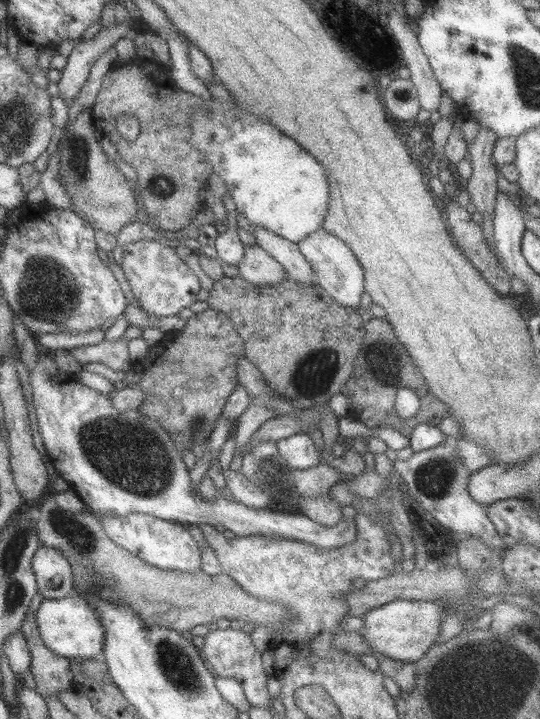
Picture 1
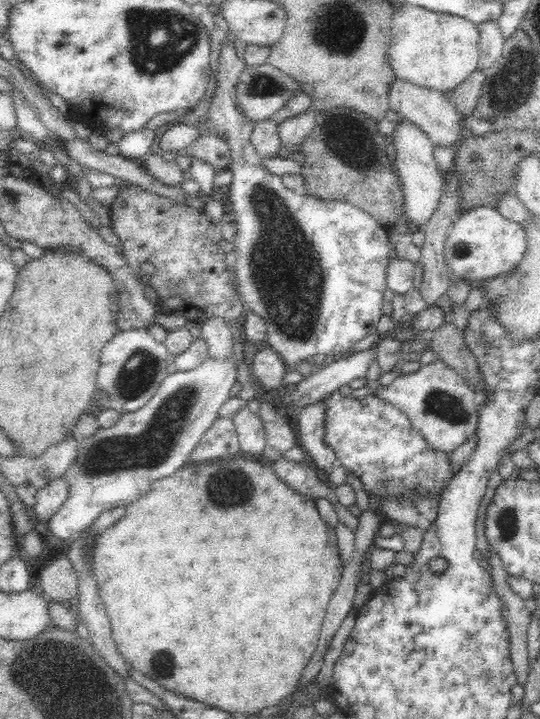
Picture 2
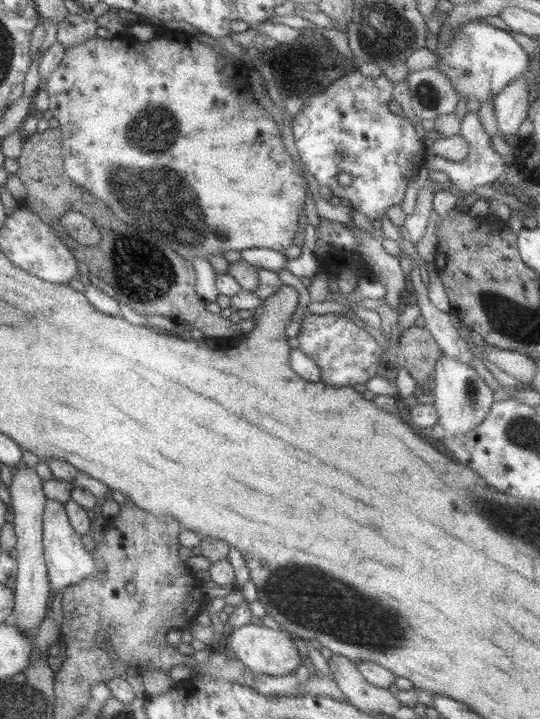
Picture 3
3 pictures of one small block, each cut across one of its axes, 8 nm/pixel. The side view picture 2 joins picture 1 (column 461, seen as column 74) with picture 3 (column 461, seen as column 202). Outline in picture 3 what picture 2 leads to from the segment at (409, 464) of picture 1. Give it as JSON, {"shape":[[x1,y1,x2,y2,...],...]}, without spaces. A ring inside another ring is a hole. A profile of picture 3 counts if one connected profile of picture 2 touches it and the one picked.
{"shape":[[441,354,433,365,434,380,433,406,437,411,438,424,444,430,444,437,460,437,478,425,489,412,493,402,492,391,485,385,481,377,465,363,450,356]]}

